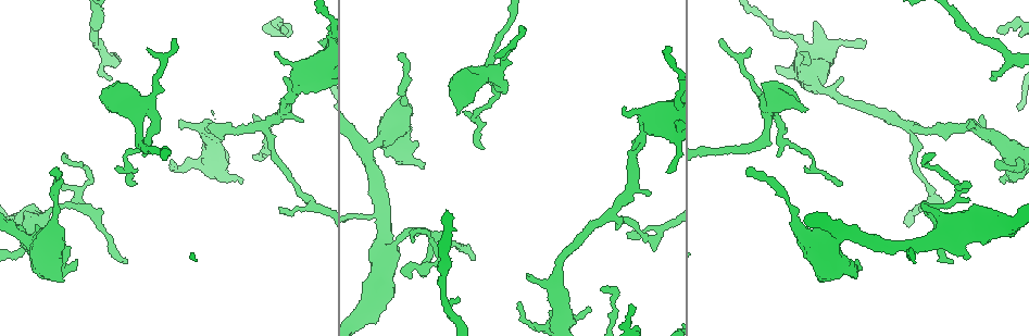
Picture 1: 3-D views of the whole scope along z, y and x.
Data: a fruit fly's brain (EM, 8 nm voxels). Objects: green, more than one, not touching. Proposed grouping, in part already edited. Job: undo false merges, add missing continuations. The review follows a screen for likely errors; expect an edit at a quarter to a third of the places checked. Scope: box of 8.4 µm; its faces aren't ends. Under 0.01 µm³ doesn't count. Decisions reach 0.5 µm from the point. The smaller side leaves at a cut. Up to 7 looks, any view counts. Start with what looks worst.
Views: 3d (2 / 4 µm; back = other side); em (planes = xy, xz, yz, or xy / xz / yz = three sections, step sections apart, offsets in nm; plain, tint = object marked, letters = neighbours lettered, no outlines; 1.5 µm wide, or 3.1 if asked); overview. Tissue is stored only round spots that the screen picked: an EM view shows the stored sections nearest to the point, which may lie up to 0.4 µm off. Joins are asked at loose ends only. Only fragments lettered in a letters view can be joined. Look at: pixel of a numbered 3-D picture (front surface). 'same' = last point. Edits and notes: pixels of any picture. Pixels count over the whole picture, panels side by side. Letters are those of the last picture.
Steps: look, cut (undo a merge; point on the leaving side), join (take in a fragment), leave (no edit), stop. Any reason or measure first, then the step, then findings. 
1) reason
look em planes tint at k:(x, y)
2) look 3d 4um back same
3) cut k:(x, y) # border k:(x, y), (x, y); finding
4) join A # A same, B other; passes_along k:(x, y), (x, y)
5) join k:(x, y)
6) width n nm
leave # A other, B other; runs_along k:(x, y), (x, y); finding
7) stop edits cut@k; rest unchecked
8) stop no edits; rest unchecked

look em planes letters at 1:(841, 79)

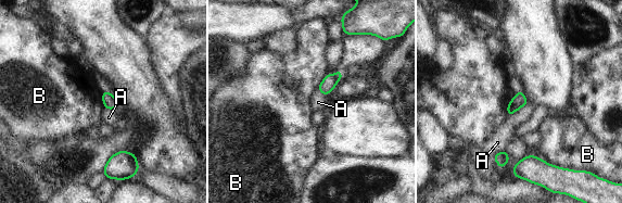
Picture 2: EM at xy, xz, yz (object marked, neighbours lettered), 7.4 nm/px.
leave # A other, B other; border 2:(528, 102), (509, 116); none of them fits

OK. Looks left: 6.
tapers out
look 3d 2um at 1:(109, 81)

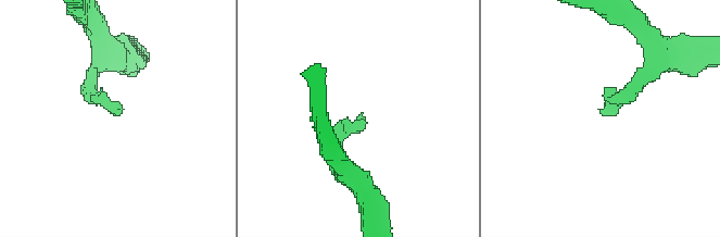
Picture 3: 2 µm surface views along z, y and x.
need the tissue
look em xz step 8 letters at 3:(120, 115)

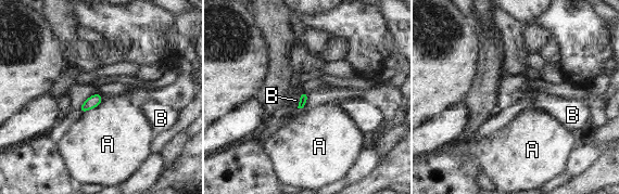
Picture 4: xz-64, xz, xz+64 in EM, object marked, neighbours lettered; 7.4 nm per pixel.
leave # A other, B other; border 4:(302, 91), (297, 107); none of them fits

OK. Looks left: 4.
free end
look em xz step 8 tint at 1:(807, 109)

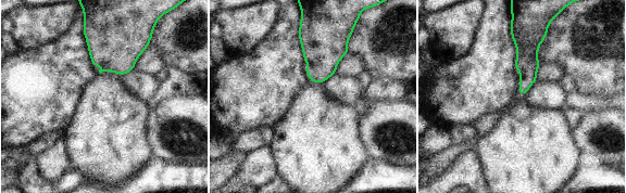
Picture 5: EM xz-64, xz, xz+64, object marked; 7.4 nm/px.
another direction
look em planes letters same

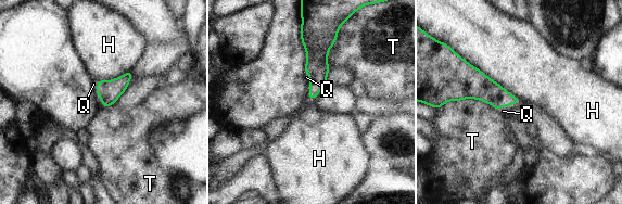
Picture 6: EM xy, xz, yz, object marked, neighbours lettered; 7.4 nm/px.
join Q # H other, Q same, T other; passes_along 6:(316, 66), (309, 86), (306, 77); it goes on there

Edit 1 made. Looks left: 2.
stop edits join@6; rest unchecked

